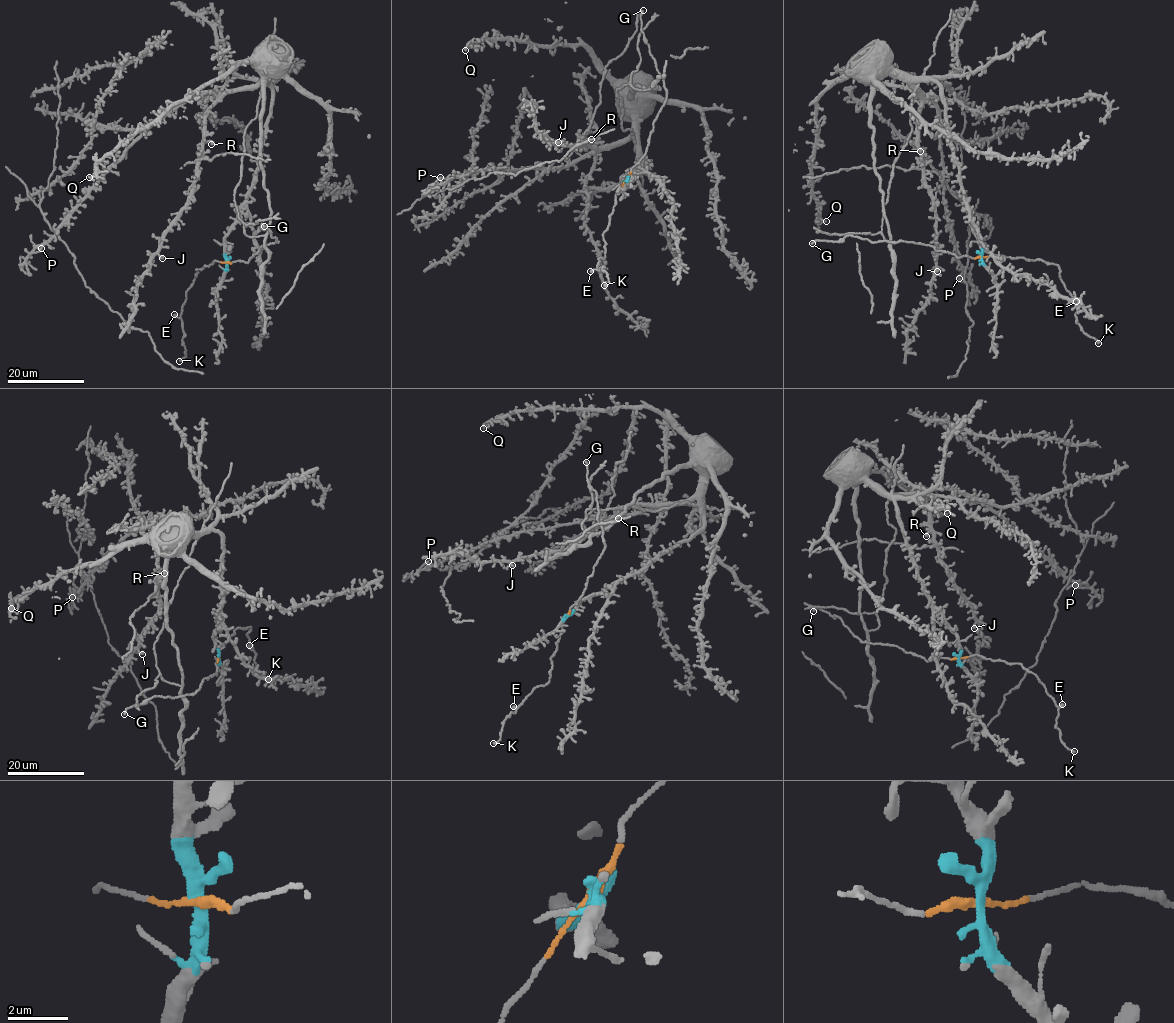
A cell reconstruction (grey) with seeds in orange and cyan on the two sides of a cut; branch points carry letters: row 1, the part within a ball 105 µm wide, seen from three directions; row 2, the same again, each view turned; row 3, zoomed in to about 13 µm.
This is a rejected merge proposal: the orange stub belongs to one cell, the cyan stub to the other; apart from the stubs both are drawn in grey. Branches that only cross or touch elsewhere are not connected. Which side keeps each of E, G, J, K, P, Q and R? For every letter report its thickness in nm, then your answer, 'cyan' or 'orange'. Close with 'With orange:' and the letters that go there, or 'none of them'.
E: calibre 480 nm; orange
G: calibre 200 nm; orange
J: calibre 360 nm; cyan
K: calibre 360 nm; orange
P: calibre 180 nm; cyan
Q: calibre 170 nm; cyan
R: calibre 440 nm; cyan
With orange: E, G, K

